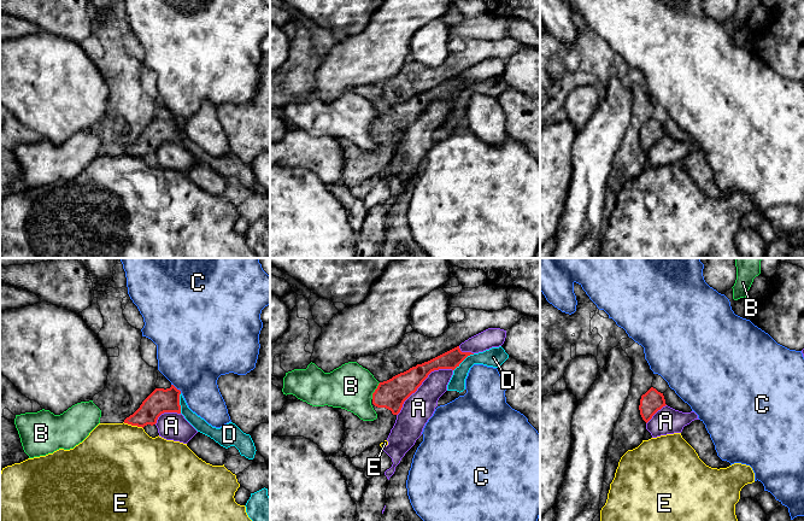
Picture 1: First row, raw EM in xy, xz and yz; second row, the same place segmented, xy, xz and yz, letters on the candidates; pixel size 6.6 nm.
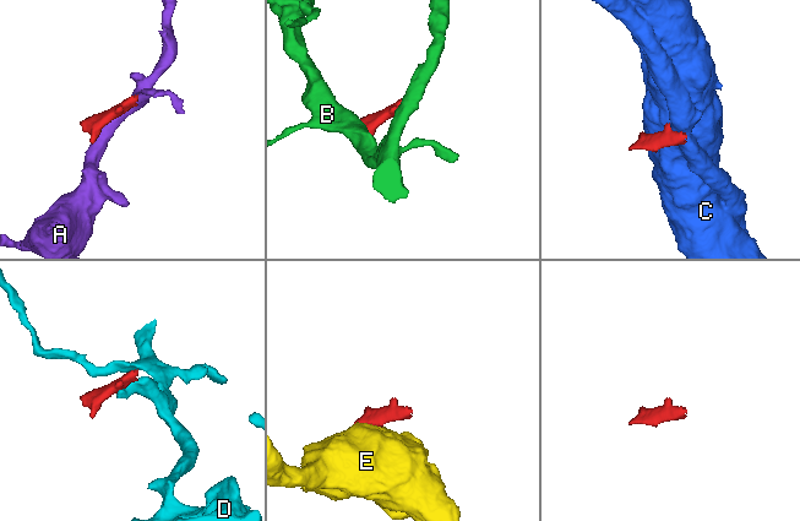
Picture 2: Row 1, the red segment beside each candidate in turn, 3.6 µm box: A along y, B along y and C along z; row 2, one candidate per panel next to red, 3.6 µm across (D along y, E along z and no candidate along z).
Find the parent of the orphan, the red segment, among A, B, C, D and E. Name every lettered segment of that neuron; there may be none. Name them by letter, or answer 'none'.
none

